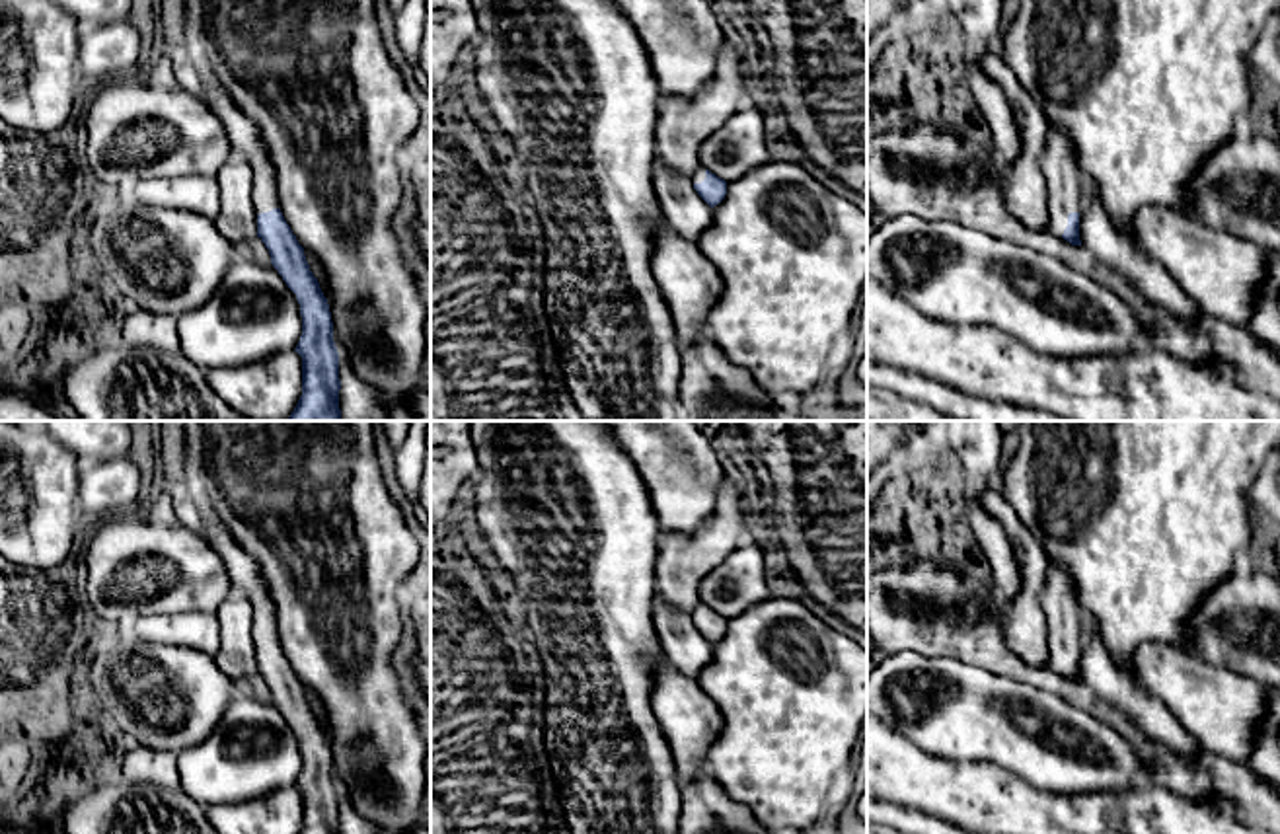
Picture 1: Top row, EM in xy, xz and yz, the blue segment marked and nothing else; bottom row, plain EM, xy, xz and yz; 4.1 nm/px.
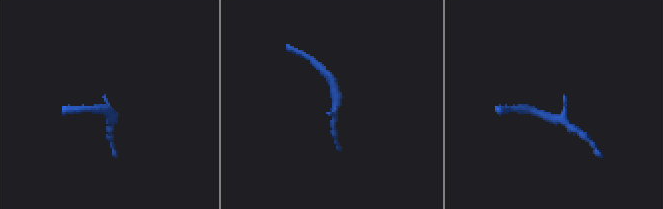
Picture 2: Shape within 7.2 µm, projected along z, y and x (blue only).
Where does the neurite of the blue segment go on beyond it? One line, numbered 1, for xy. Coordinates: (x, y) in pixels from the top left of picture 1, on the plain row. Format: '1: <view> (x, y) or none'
1: xy (244, 571)

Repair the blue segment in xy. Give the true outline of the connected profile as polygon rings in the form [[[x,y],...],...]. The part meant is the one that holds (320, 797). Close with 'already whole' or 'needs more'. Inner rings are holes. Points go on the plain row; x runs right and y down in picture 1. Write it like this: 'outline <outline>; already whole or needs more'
outline [[[220,520],[208,544],[224,561],[232,585],[242,587],[249,596],[257,674],[269,686],[273,703],[300,740],[302,772],[294,785],[302,793],[300,834],[339,834],[339,789],[333,777],[329,740],[310,707],[304,684],[279,645],[275,608],[259,565],[234,542]]]; needs more

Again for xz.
outline [[[697,606],[692,612],[694,626],[713,645],[727,631],[727,618],[711,610],[709,606]]]; needs more

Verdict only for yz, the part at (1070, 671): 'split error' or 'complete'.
split error

